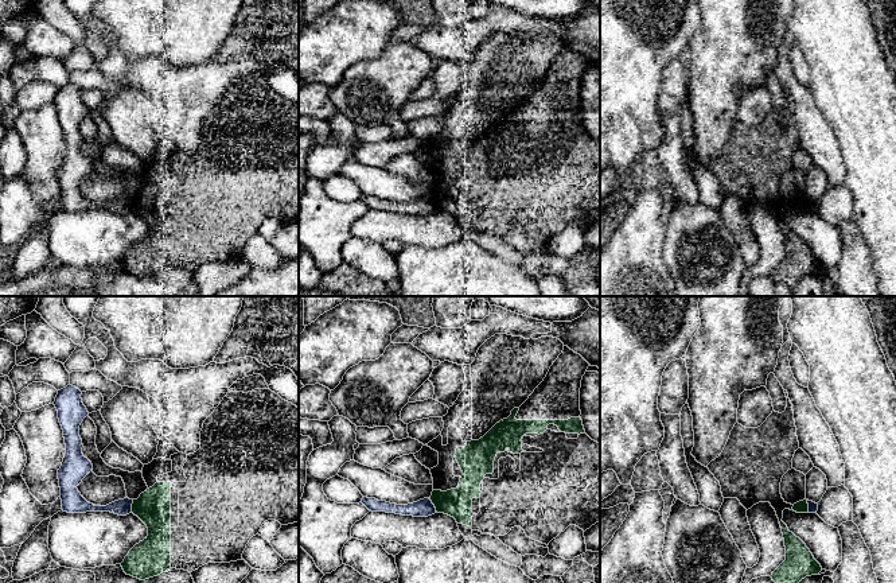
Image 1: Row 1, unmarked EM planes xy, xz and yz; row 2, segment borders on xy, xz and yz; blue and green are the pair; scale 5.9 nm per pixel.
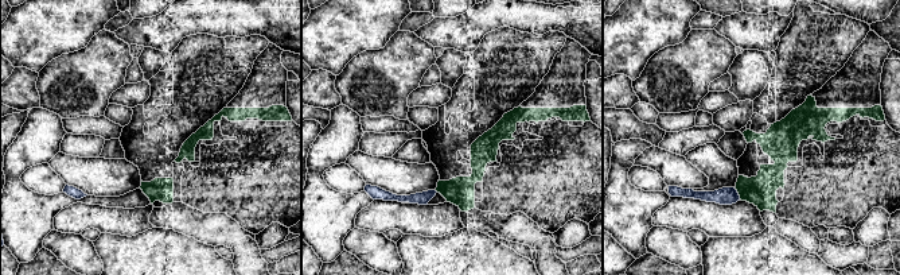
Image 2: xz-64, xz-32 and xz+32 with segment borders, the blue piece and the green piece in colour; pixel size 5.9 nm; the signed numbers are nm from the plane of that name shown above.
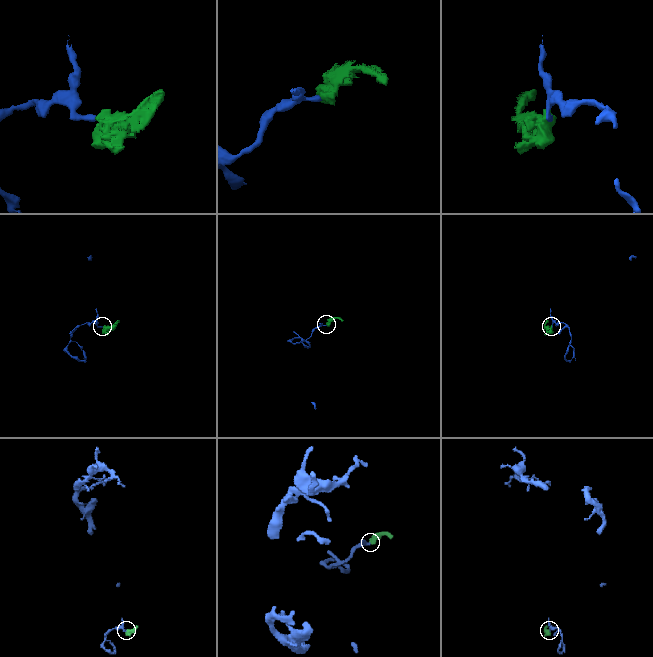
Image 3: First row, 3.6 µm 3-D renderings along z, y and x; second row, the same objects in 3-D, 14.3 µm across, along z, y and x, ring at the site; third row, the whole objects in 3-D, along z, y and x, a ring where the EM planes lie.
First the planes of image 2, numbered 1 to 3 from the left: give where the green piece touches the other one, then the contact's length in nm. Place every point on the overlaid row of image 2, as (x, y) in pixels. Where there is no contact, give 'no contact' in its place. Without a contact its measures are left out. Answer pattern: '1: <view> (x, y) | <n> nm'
1: no contact
2: no contact
3: xz+32 (737, 193) | 80 nm

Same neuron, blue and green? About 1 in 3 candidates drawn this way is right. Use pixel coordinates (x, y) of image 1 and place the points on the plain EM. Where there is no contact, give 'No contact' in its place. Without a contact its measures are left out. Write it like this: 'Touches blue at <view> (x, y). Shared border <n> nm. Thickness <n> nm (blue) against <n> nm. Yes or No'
Touches blue at xy (131, 205). Shared border 80 nm. Thickness 100 nm (blue) against 200 nm. No

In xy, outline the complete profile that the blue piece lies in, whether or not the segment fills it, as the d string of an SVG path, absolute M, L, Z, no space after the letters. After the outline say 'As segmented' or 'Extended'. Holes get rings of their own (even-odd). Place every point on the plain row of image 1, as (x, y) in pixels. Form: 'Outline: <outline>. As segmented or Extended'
Outline: M69 82L58 89L54 100L66 143L65 156L58 168L62 209L67 211L110 210L126 214L132 211L133 198L124 197L106 205L96 205L87 201L77 187L93 167L91 160L82 152L83 143L79 135L79 124L89 114L89 110L81 93L82 90L78 86Z. As segmented

